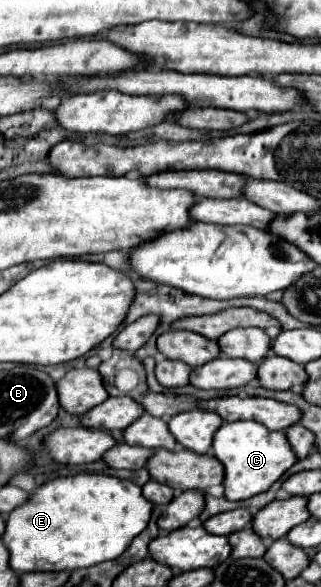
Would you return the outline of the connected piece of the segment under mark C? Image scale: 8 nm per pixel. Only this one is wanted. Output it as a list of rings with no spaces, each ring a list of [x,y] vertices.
[[[255,421],[223,423],[213,437],[215,457],[225,465],[225,497],[229,501],[245,501],[267,491],[297,461],[285,431],[269,431]]]

